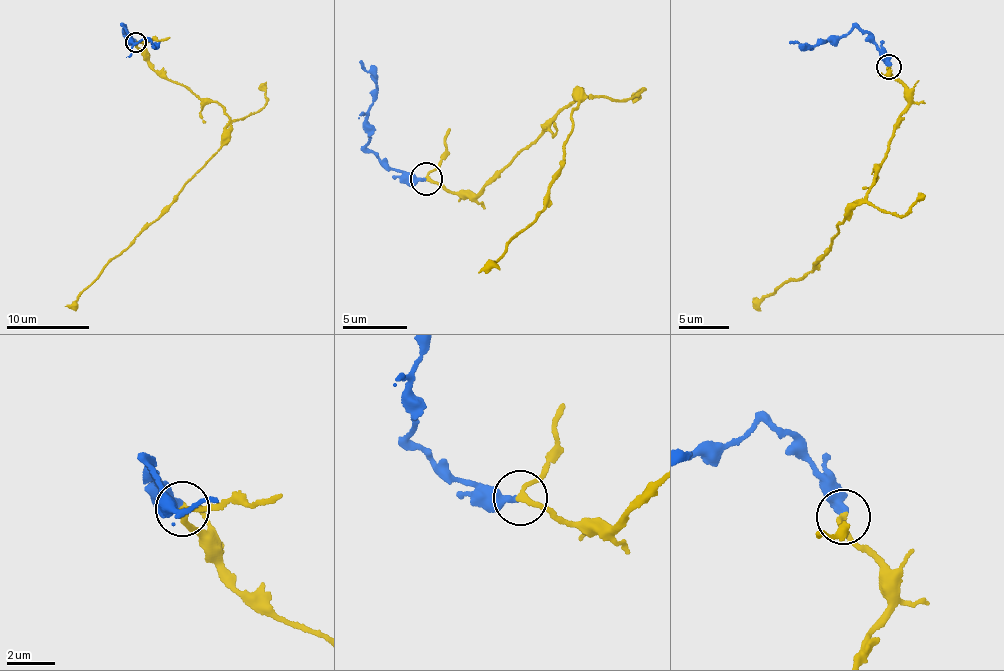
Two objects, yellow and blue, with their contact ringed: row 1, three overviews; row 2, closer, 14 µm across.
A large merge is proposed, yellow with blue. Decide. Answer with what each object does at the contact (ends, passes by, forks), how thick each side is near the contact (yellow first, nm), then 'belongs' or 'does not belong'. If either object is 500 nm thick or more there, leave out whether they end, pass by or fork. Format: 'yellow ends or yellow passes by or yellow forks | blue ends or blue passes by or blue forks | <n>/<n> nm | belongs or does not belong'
yellow passes by | blue ends | 240/400 nm | belongs

